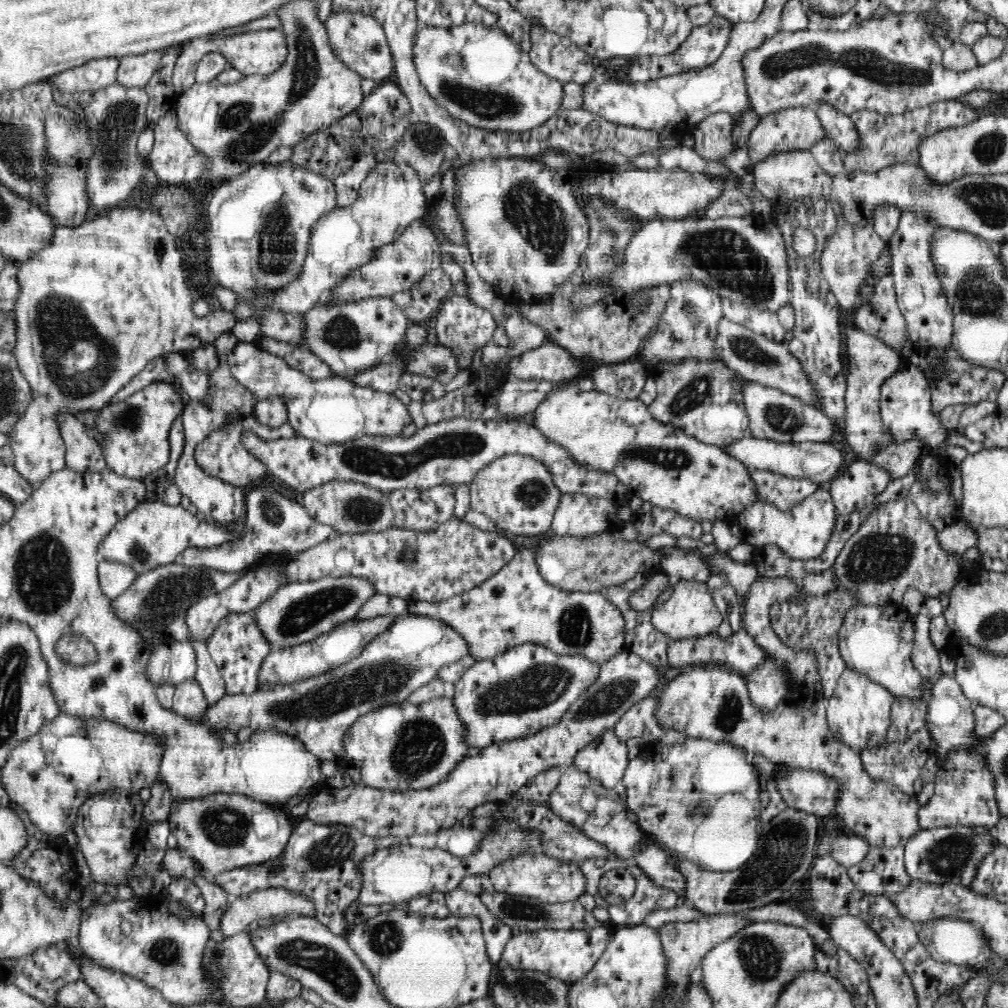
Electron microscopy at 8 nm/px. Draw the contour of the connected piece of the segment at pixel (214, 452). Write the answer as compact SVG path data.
M255 412L246 419L237 419L237 422L228 423L222 429L211 433L207 440L201 442L195 448L196 462L200 468L203 468L208 474L215 476L216 480L229 482L235 487L246 487L248 484L256 486L256 482L252 480L263 476L267 470L263 466L260 459L253 455L242 445L241 437L247 432L254 433L262 441L274 441L275 439L290 439L296 435L294 429L291 428L290 422L286 422L282 427L270 429L258 423Z

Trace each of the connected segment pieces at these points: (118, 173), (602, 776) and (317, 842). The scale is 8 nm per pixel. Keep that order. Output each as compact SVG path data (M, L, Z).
M114 82L94 92L68 93L53 90L52 94L58 104L76 102L84 110L82 120L94 130L97 136L95 157L90 160L88 170L88 191L93 214L127 204L128 198L133 196L135 185L143 179L138 170L147 166L142 164L147 160L141 159L137 151L140 134L150 127L147 122L149 96L146 89L128 88Z
M610 729L579 749L572 766L604 788L614 789L620 787L628 761L626 741L620 740Z
M301 818L296 820L296 831L289 841L288 851L281 859L264 863L261 867L238 868L212 877L215 884L222 887L230 898L235 894L251 893L256 889L269 889L272 886L285 886L295 893L309 894L317 909L317 916L314 918L333 933L341 935L348 928L349 922L345 917L348 908L356 902L360 886L360 874L356 872L356 866L376 849L384 849L400 842L400 838L396 837L366 836L356 827L316 824L310 819Z

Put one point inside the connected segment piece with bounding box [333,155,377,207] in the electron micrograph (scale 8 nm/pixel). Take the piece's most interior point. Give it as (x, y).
(347, 185)

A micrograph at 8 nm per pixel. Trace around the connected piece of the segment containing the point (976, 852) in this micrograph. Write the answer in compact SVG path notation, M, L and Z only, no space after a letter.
M981 826L940 827L921 829L905 845L905 868L912 880L924 883L954 883L970 887L977 878L977 869L987 855L992 855L997 838L992 829Z

